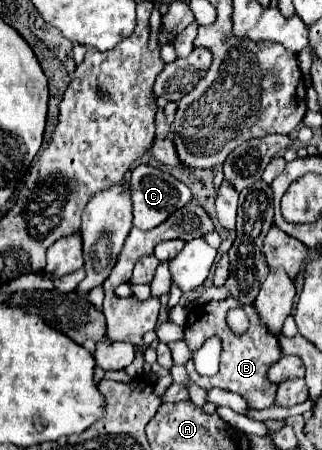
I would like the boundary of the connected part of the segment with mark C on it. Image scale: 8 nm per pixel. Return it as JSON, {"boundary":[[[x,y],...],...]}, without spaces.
{"boundary":[[[143,164],[133,170],[129,190],[131,190],[131,202],[133,202],[133,226],[139,230],[157,228],[175,210],[181,210],[193,198],[191,190],[183,182],[179,182],[177,178],[173,178],[167,172],[161,172],[153,166],[143,166]]]}

